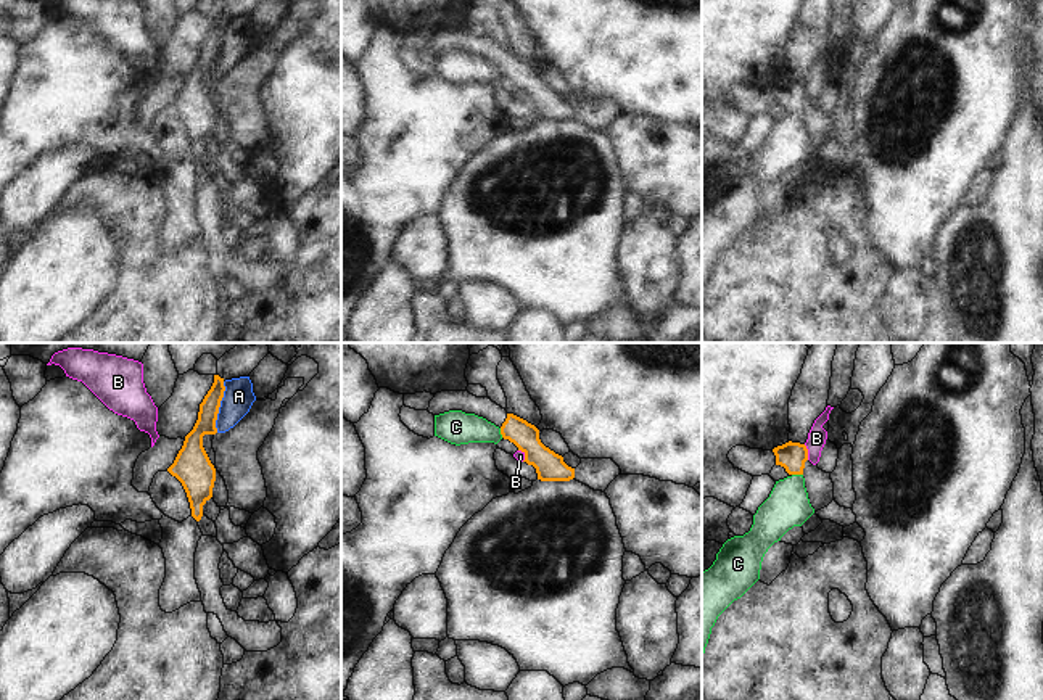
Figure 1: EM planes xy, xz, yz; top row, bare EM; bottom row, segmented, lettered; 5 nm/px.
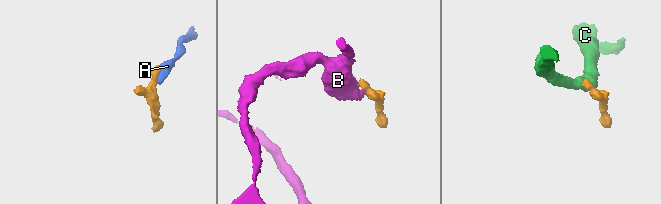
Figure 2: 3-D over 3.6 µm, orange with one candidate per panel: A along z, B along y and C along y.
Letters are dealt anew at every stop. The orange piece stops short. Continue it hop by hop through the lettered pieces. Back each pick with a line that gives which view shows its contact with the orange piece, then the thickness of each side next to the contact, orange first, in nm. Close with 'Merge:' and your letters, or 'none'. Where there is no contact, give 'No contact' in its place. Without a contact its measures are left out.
Merge: none.

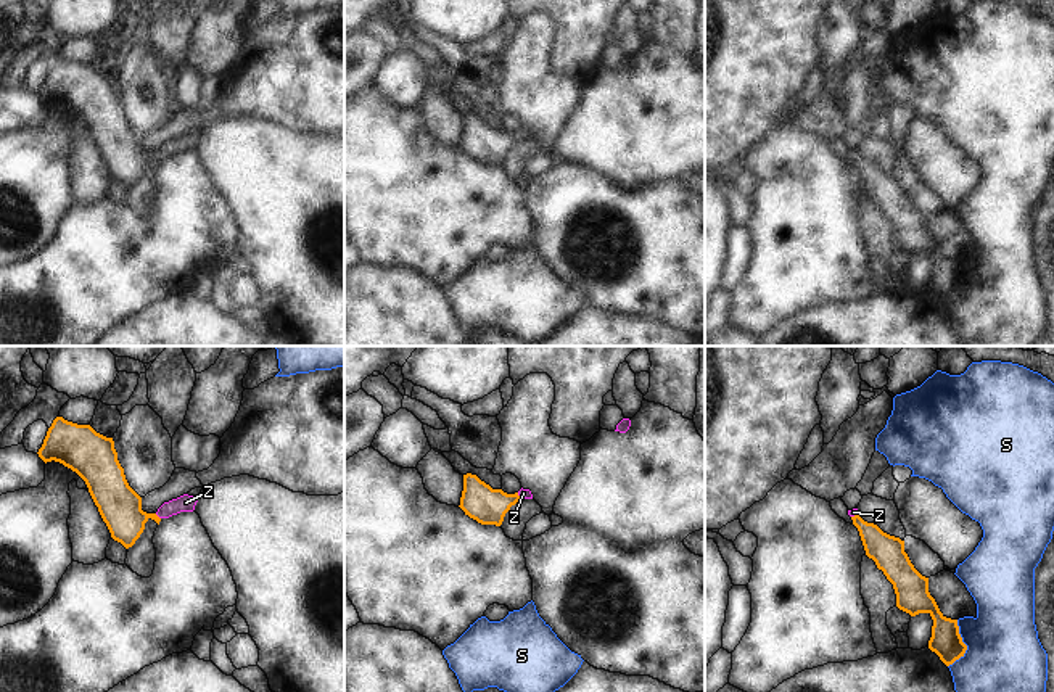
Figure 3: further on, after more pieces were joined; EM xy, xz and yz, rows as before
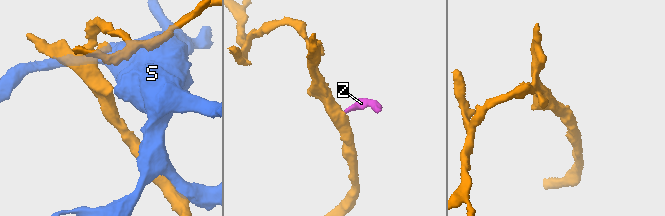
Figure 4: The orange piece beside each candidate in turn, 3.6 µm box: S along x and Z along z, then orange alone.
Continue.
Z: Touches orange in xy. Thickness 220 nm (orange) against 90 nm
Merge: Z

